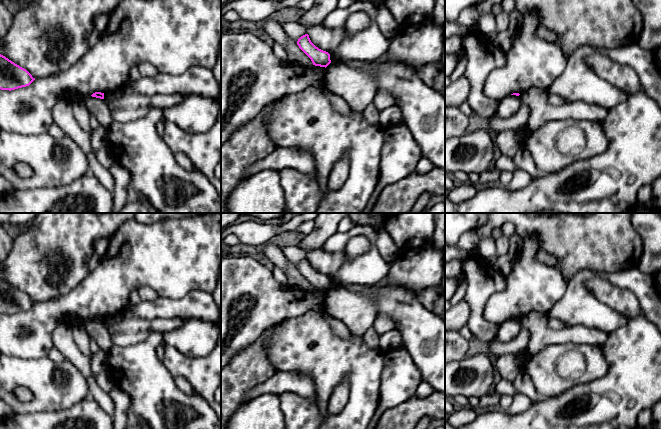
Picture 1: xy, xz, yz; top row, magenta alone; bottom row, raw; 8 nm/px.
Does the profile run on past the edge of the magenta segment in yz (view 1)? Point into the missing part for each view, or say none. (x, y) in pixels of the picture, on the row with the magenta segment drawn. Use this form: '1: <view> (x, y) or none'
1: none

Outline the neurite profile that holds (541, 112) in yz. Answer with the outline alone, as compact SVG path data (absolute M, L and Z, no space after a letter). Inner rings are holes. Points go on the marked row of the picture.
M531 88L519 97L522 103L528 105L530 115L525 129L534 131L540 126L553 120L588 120L603 122L608 110L596 104L583 101L570 102L563 105L551 105L548 103L548 91L539 88Z

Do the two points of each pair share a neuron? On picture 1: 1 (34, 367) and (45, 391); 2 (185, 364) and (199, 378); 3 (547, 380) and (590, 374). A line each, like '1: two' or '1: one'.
1: one
2: one
3: one

